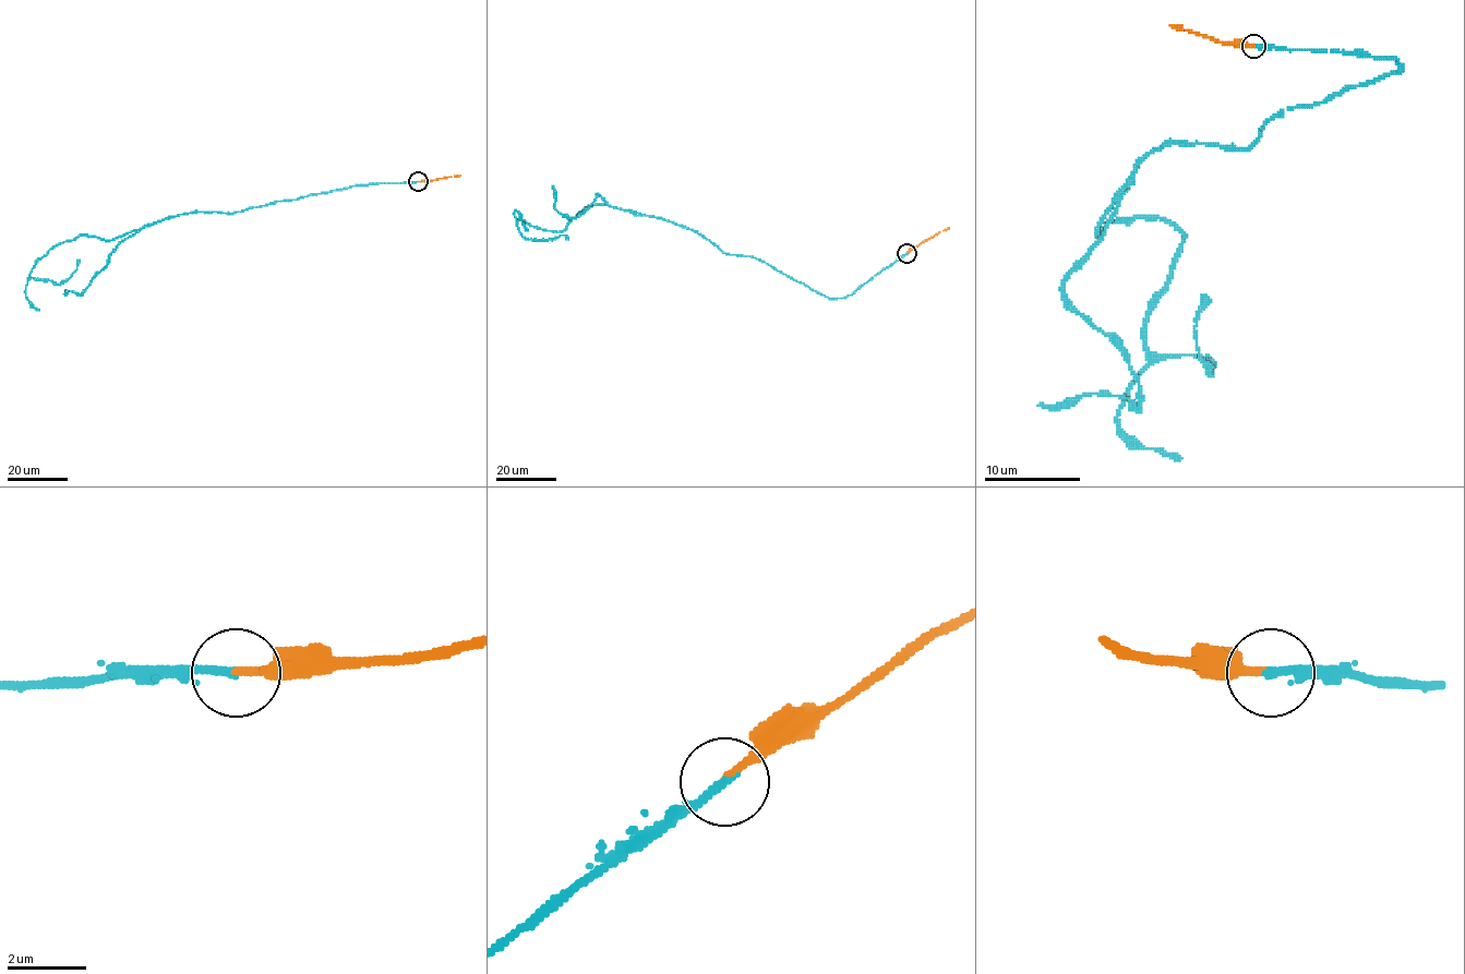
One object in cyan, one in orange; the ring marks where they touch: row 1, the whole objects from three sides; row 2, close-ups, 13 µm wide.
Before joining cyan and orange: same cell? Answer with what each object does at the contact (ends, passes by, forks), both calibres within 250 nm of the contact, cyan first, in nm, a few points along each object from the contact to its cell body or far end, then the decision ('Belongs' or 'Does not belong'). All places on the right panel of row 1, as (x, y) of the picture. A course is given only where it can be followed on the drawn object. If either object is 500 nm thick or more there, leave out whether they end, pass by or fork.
At the ring cyan ends. At the ring orange ends. Thickness 200 nm (cyan) against 190 nm. Course of cyan: (1253, 47), (1399, 71), (1247, 147), (1145, 157), (1097, 223), (1184, 237), (1145, 347), (1208, 371), (1205, 295). Course of orange: (1253, 47), (1223, 45), (1169, 25). Belongs

